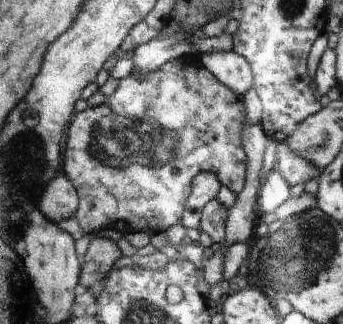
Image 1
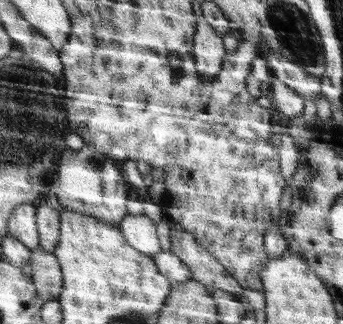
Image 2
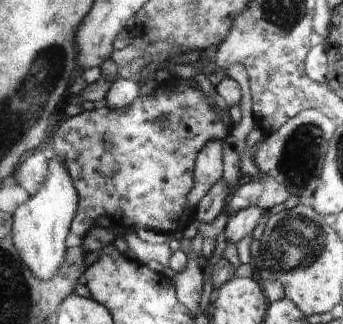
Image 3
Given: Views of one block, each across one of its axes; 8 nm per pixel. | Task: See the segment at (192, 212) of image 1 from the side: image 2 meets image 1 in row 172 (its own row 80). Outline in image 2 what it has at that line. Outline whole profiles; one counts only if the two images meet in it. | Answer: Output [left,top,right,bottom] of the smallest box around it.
[195,18,225,82]

